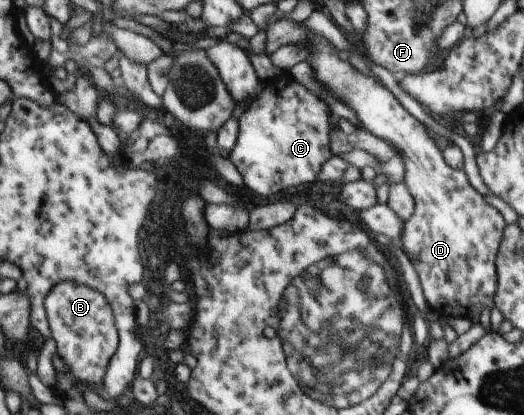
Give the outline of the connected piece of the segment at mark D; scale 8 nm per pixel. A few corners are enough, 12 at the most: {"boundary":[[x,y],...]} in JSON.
{"boundary":[[304,22],[316,81],[403,159],[401,245],[440,318],[494,308],[504,218],[391,90]]}

